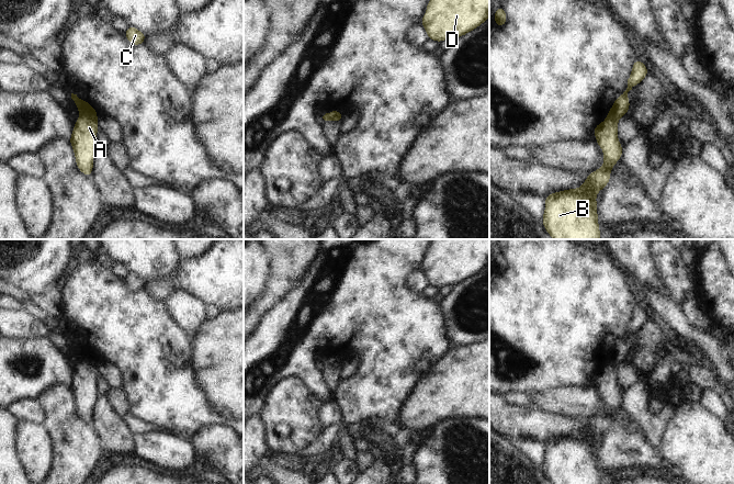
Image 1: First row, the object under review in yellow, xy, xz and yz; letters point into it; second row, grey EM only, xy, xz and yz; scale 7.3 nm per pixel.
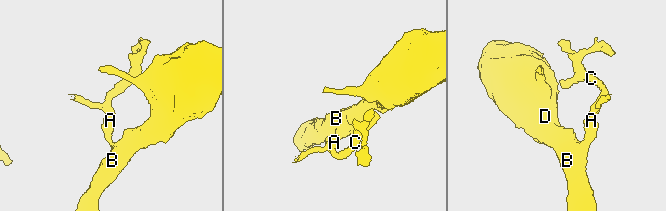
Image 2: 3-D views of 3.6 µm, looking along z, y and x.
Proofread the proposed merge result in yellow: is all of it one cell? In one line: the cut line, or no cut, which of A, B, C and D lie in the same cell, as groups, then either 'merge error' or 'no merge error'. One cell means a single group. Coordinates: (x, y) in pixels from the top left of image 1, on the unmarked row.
xy (81, 361), (97, 363) | A B D / C | merge error

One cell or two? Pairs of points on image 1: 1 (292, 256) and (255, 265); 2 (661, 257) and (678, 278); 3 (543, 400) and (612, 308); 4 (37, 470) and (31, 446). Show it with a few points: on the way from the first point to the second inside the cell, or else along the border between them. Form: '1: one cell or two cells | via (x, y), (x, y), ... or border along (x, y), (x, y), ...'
1: two cells | border along (270, 261), (270, 274), (264, 286)
2: one cell | via (666, 262), (674, 272)
3: two cells | border along (576, 385), (528, 393)
4: one cell | via (37, 464), (35, 451)

